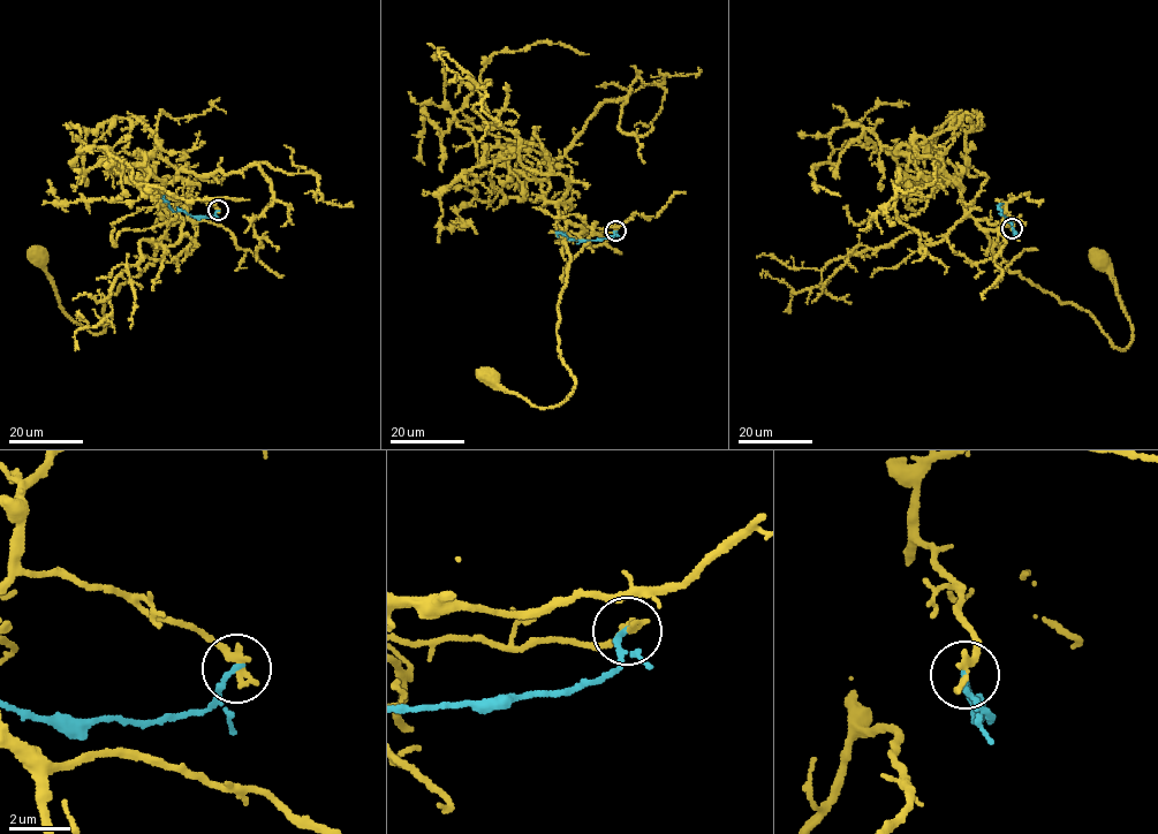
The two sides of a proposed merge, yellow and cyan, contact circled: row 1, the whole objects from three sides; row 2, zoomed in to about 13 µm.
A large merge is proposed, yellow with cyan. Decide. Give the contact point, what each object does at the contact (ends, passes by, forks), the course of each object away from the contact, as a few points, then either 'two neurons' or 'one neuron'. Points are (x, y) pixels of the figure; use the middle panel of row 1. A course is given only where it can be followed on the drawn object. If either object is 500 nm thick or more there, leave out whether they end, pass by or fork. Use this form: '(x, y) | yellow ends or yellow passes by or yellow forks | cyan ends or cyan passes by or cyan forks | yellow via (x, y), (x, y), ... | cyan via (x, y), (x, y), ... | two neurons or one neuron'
(615, 230) | yellow ends | cyan ends | yellow via (615, 230), (566, 226), (570, 266), (557, 335), (573, 393), (554, 406), (534, 406), (490, 378) | cyan via (615, 230), (611, 237), (583, 241), (562, 234), (557, 234), (558, 236) | two neurons

